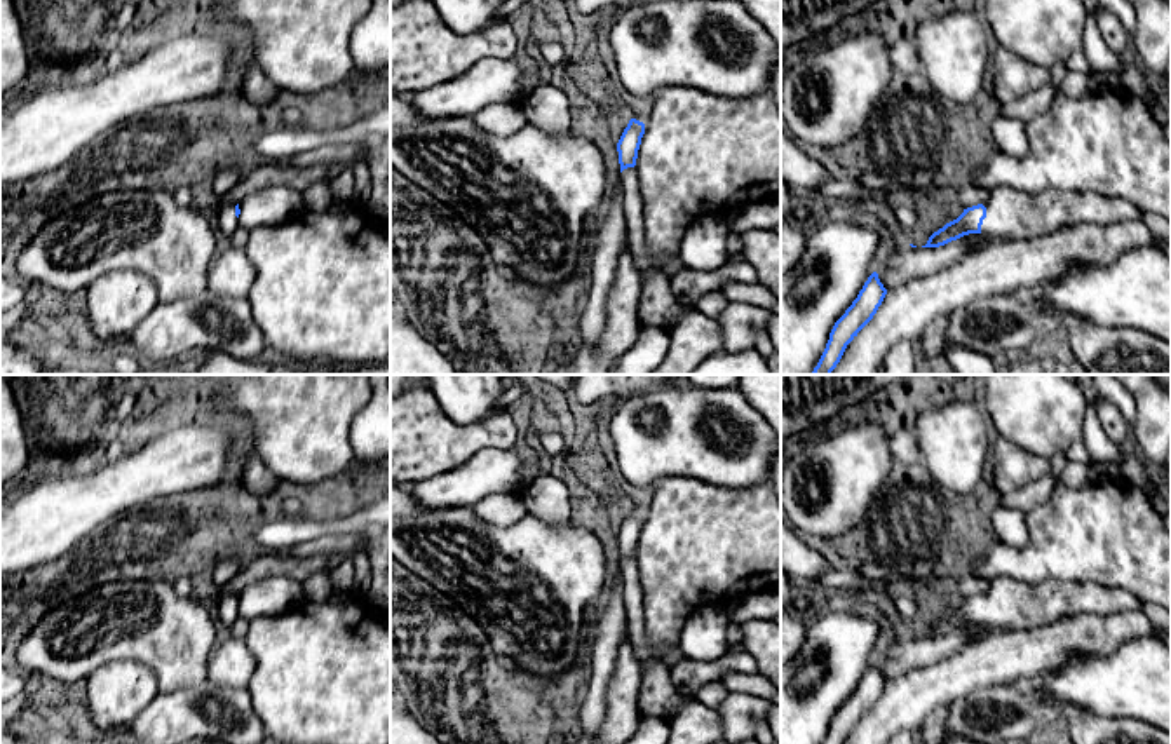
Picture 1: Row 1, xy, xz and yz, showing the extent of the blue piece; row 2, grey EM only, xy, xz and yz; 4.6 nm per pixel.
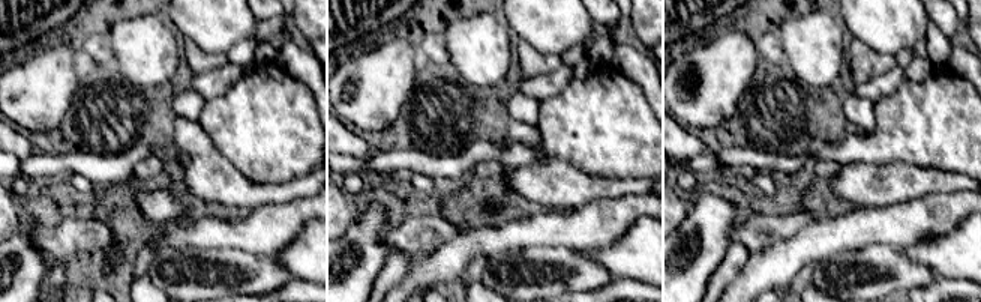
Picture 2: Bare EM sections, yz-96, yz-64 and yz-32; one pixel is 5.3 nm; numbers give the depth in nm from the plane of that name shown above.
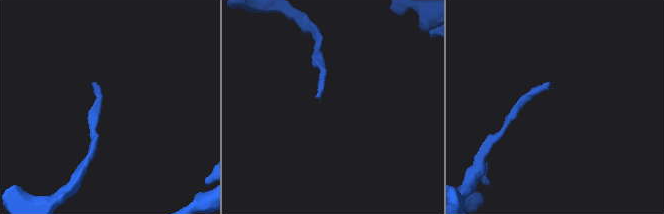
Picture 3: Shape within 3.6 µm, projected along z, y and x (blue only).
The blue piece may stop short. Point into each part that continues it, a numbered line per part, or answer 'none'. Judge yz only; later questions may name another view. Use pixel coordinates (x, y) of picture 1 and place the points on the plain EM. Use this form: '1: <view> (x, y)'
1: yz (1011, 605)

